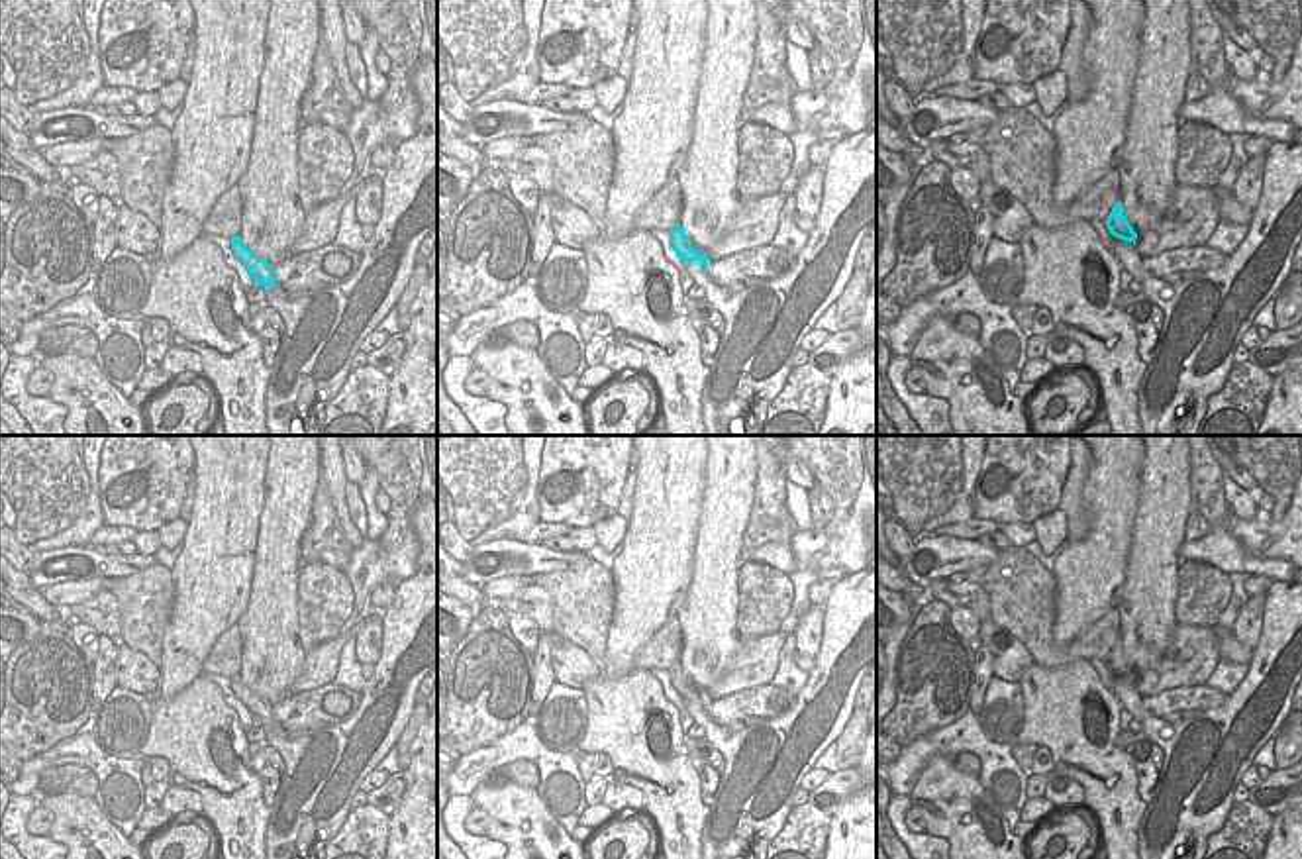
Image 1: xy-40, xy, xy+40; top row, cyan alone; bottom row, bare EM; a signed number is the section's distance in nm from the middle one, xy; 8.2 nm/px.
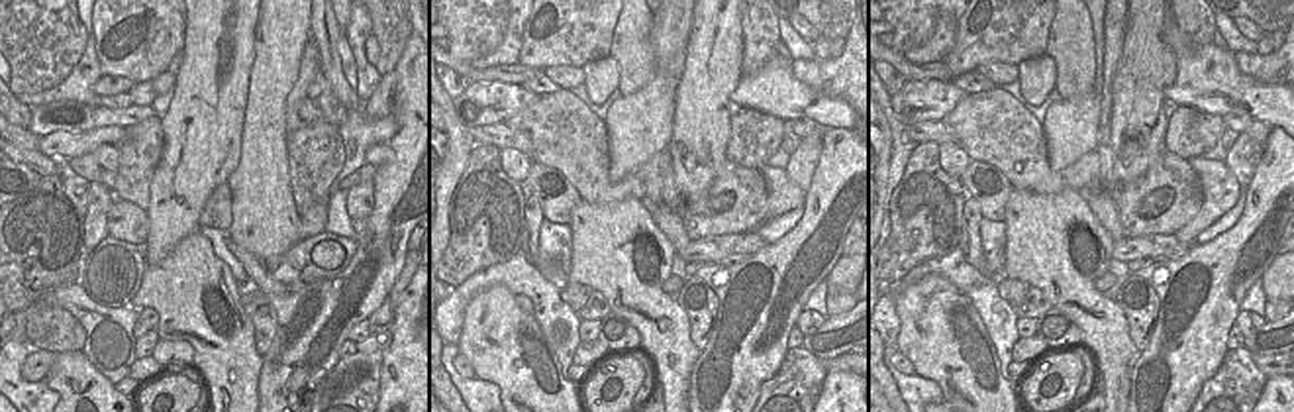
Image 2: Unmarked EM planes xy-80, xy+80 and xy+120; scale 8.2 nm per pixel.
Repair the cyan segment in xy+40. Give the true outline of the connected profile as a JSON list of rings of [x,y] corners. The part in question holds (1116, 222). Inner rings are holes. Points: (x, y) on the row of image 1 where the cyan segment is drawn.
[[[1118,169],[1106,173],[1098,182],[1088,186],[1069,206],[1063,206],[1061,212],[1069,214],[1071,224],[1077,220],[1104,222],[1114,237],[1131,241],[1135,245],[1137,233],[1124,216]]]

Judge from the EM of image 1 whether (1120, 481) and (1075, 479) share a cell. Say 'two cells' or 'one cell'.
two cells

